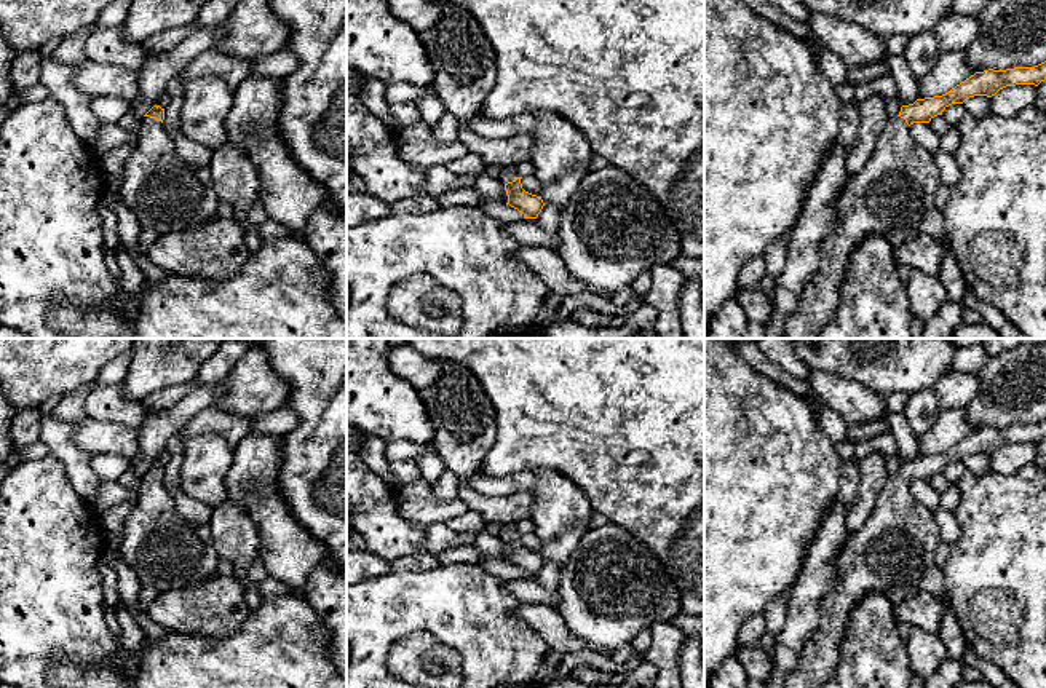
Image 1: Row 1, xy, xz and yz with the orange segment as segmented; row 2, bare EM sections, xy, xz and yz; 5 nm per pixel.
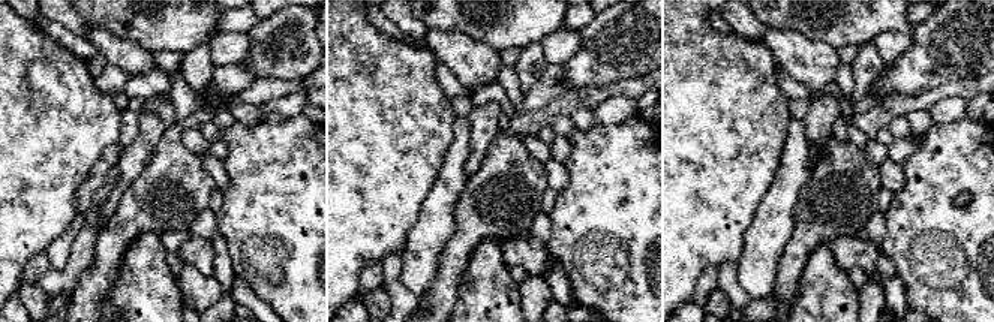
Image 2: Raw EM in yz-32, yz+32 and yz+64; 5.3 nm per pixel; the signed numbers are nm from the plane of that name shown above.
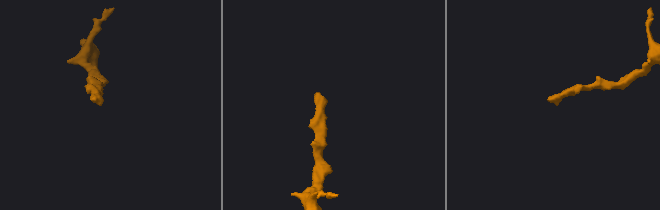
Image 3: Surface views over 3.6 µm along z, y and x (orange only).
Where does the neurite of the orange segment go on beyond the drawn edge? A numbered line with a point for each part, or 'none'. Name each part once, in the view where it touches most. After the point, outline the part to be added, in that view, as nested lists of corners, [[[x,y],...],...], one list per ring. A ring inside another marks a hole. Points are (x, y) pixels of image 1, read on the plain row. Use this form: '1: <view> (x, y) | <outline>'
1: xy (166, 551) | [[[142,474],[139,501],[125,524],[120,549],[141,584],[153,586],[160,592],[211,578],[220,559],[209,525],[184,519],[163,480],[150,474]]]

